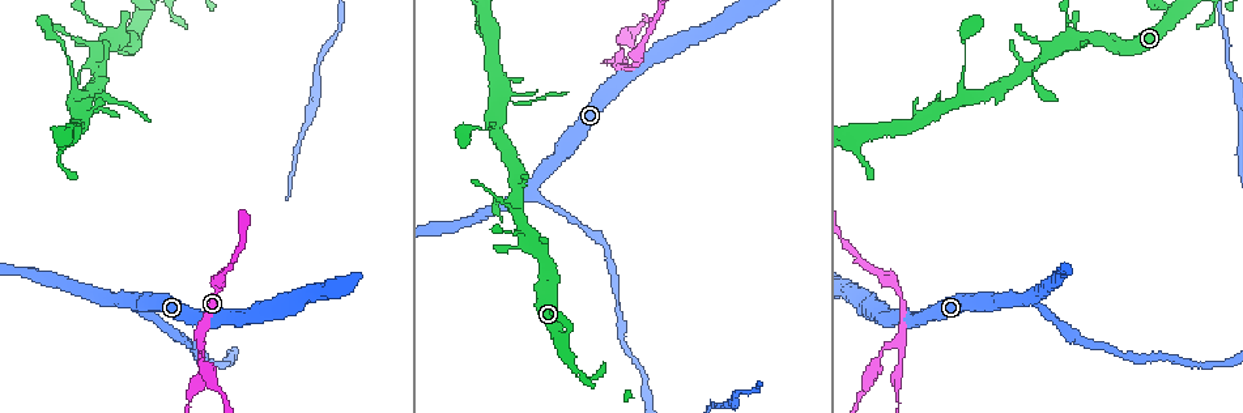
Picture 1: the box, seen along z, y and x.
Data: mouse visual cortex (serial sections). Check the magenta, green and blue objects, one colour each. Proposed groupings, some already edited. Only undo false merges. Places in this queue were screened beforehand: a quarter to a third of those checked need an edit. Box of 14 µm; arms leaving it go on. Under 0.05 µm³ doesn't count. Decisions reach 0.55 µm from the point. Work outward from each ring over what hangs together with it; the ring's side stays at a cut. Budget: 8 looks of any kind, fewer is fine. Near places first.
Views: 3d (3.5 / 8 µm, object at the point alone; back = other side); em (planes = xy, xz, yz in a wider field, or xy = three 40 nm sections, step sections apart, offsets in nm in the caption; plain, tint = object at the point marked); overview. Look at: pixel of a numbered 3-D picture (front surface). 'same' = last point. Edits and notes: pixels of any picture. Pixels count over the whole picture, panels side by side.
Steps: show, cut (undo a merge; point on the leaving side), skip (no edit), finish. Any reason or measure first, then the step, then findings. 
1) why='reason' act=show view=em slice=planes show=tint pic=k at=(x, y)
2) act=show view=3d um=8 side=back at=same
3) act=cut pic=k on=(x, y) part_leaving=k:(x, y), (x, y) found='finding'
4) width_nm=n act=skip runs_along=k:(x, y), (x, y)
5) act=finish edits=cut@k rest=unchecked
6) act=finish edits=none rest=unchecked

why='three arms meet' act=show view=3d um=3.5 pic=1 at=(199, 342)

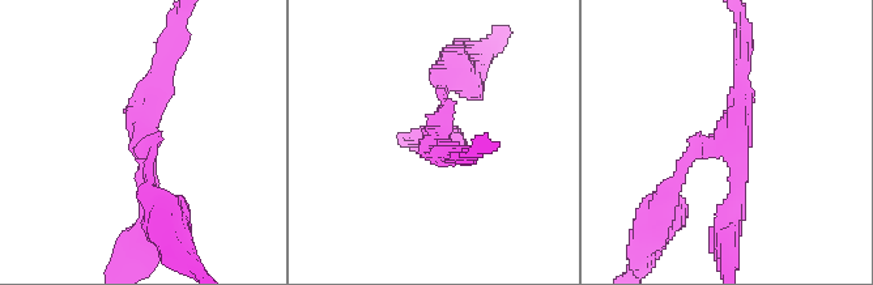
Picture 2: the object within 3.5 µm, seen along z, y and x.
arms=3 arm_widths_nm=150,150,150 act=show view=em slice=planes show=tint pic=2 at=(143, 131)

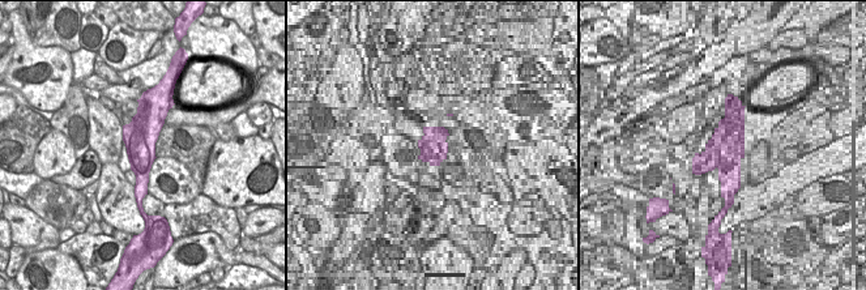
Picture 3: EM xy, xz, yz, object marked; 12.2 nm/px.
width_nm=420 act=skip runs_along=2:(744, 51), (737, 124), (701, 144), (671, 188) found='continuous, no second cell'

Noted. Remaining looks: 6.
why='small branch off a trunk' act=show view=3d um=3.5 pic=1 at=(112, 31)

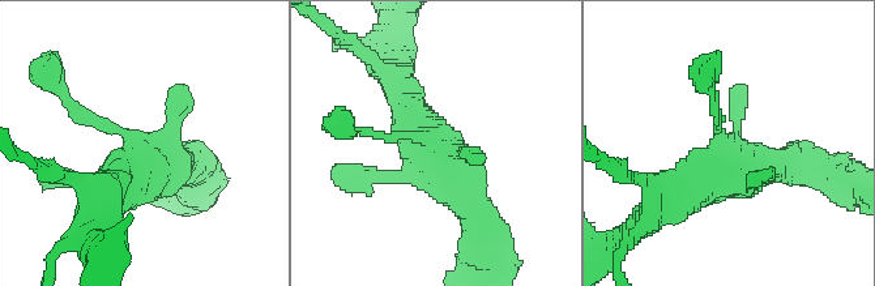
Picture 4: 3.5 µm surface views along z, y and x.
act=show view=em slice=xy step=2 show=tint pic=4 at=(427, 140)

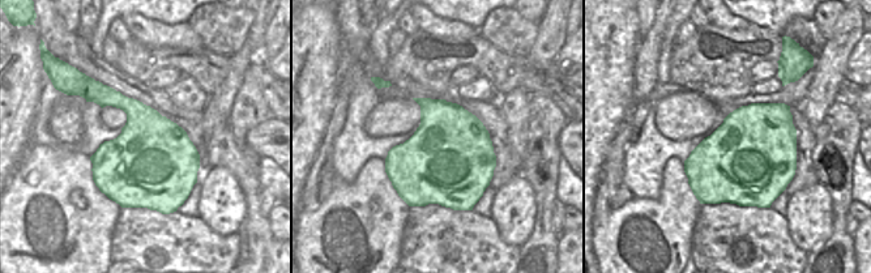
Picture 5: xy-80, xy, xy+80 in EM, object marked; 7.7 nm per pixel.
act=skip found='all the same cell'

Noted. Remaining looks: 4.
why='thin arm on a thick one' act=show view=3d um=3.5 pic=1 at=(81, 114)

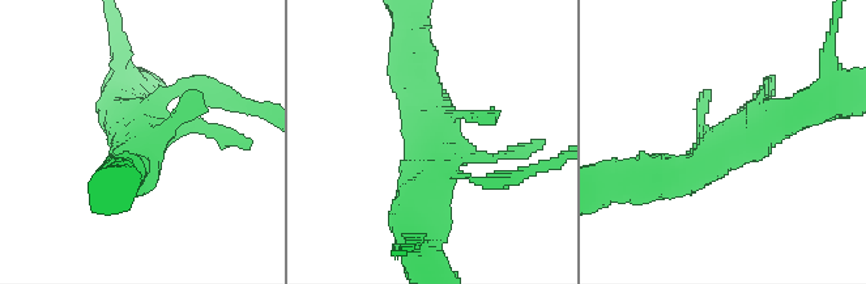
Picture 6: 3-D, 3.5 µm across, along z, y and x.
why='need the tissue' act=show view=em slice=xy step=3 show=tint pic=6 at=(749, 135)

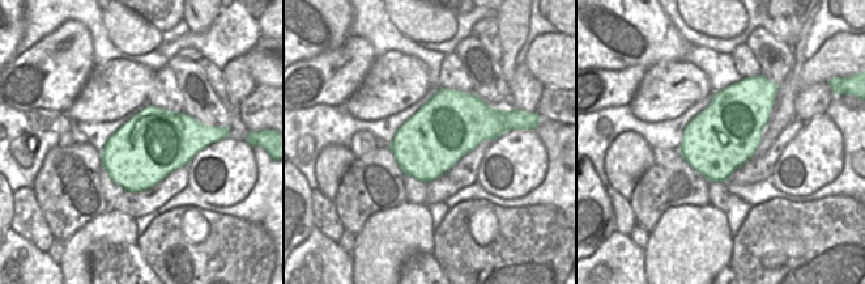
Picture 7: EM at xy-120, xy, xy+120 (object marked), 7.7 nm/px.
act=skip runs_along=6:(818, 102), (674, 178) found='all the same cell'

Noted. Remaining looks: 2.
act=finish edits=none rest=unchecked

